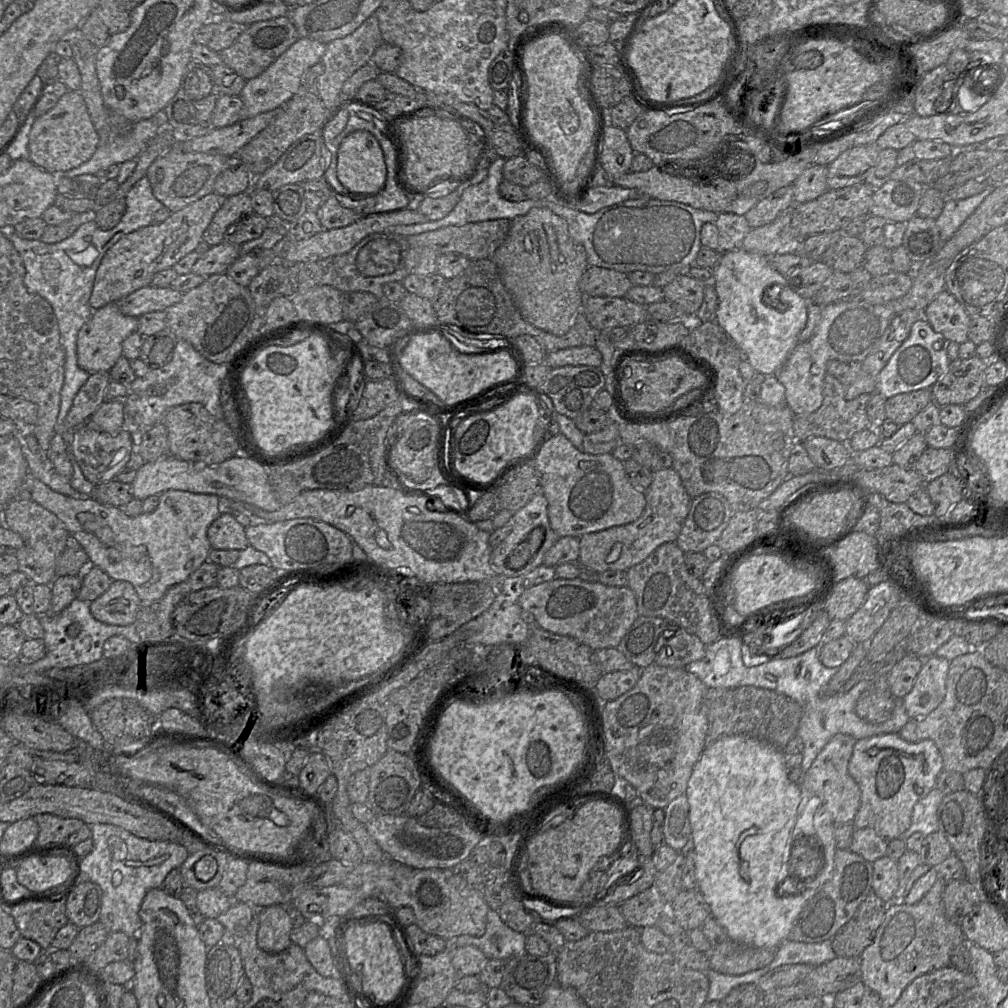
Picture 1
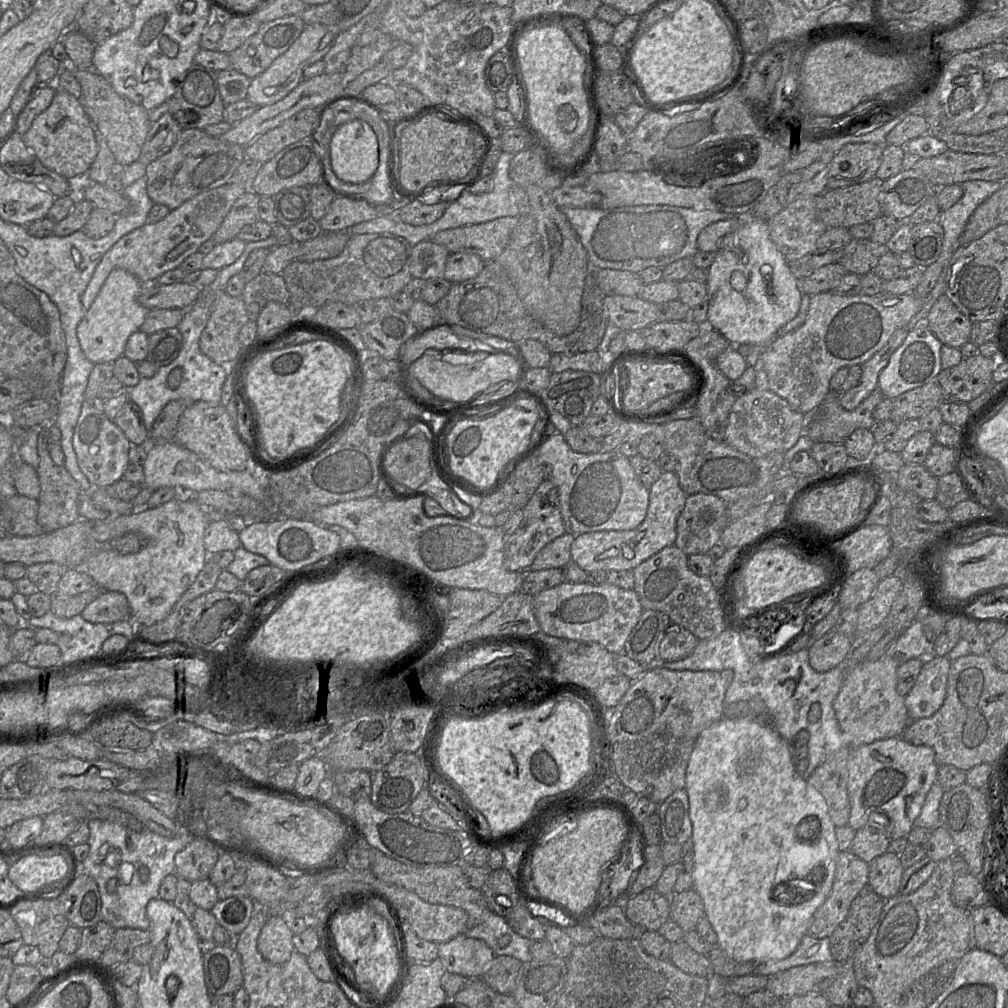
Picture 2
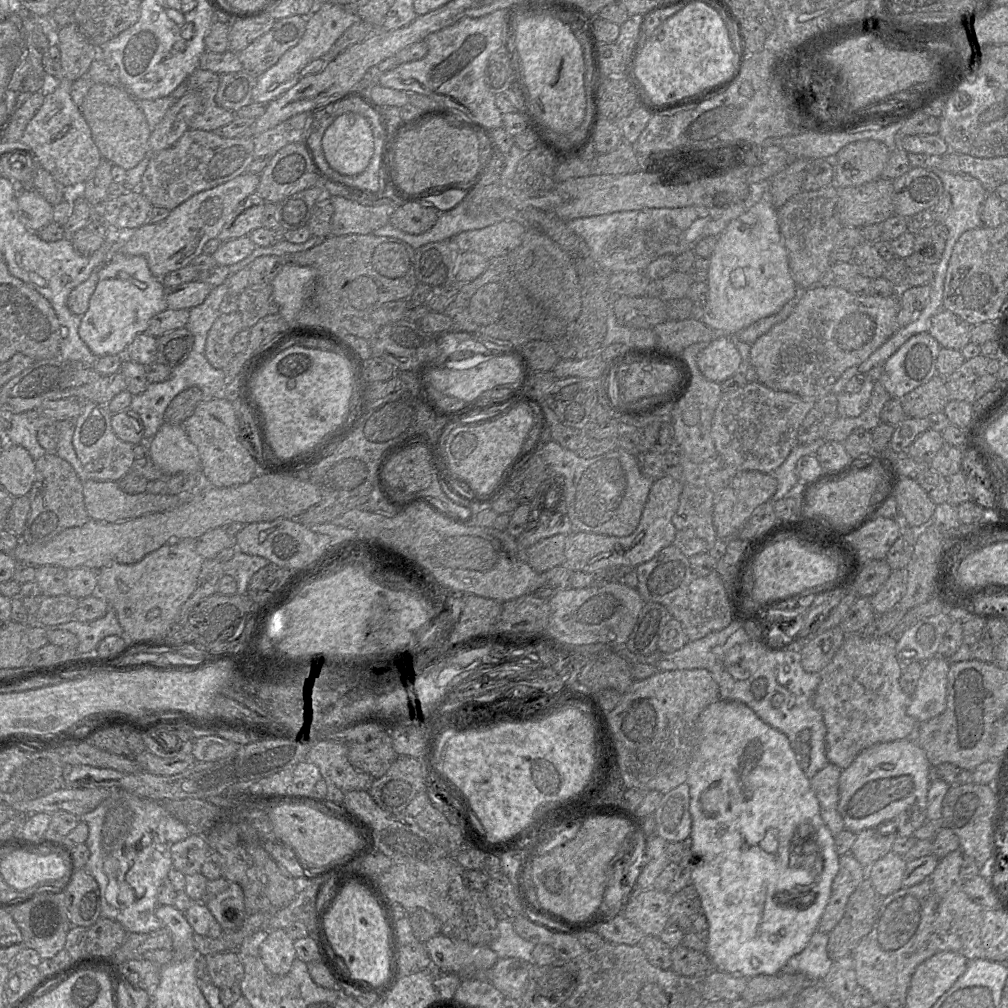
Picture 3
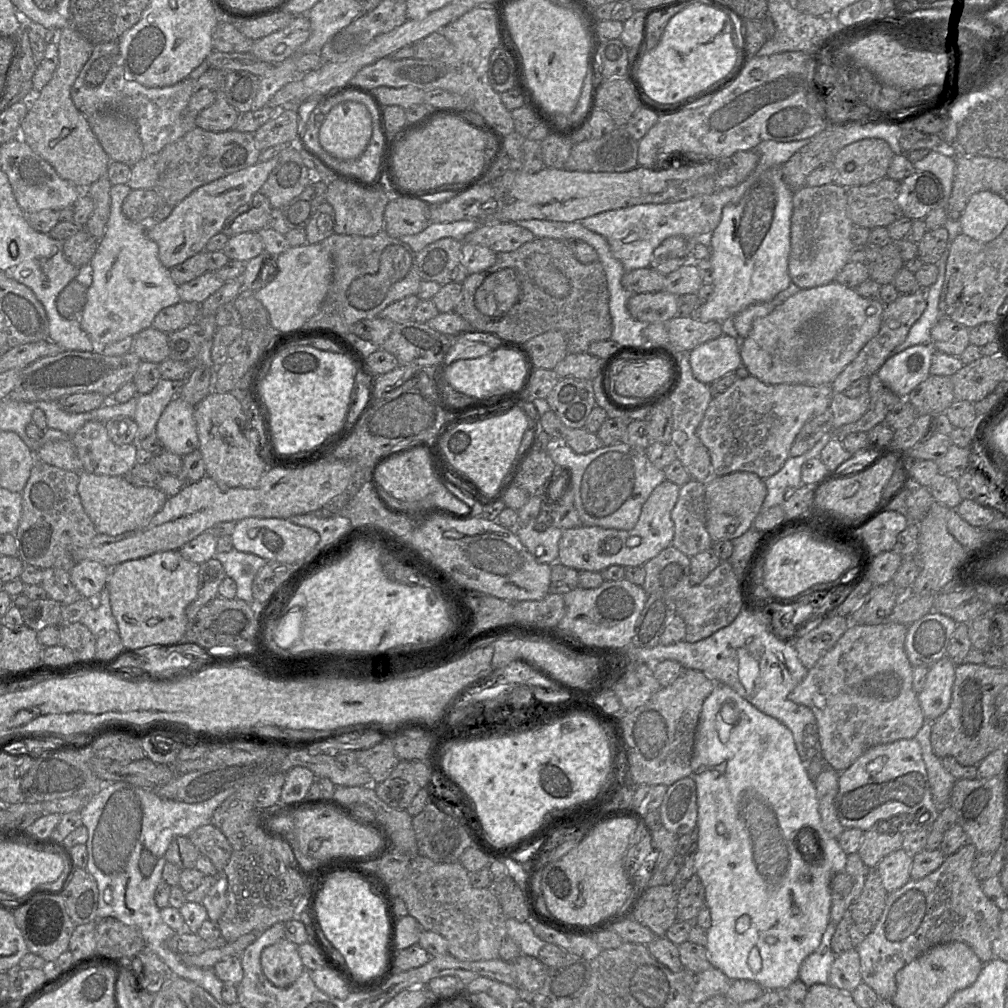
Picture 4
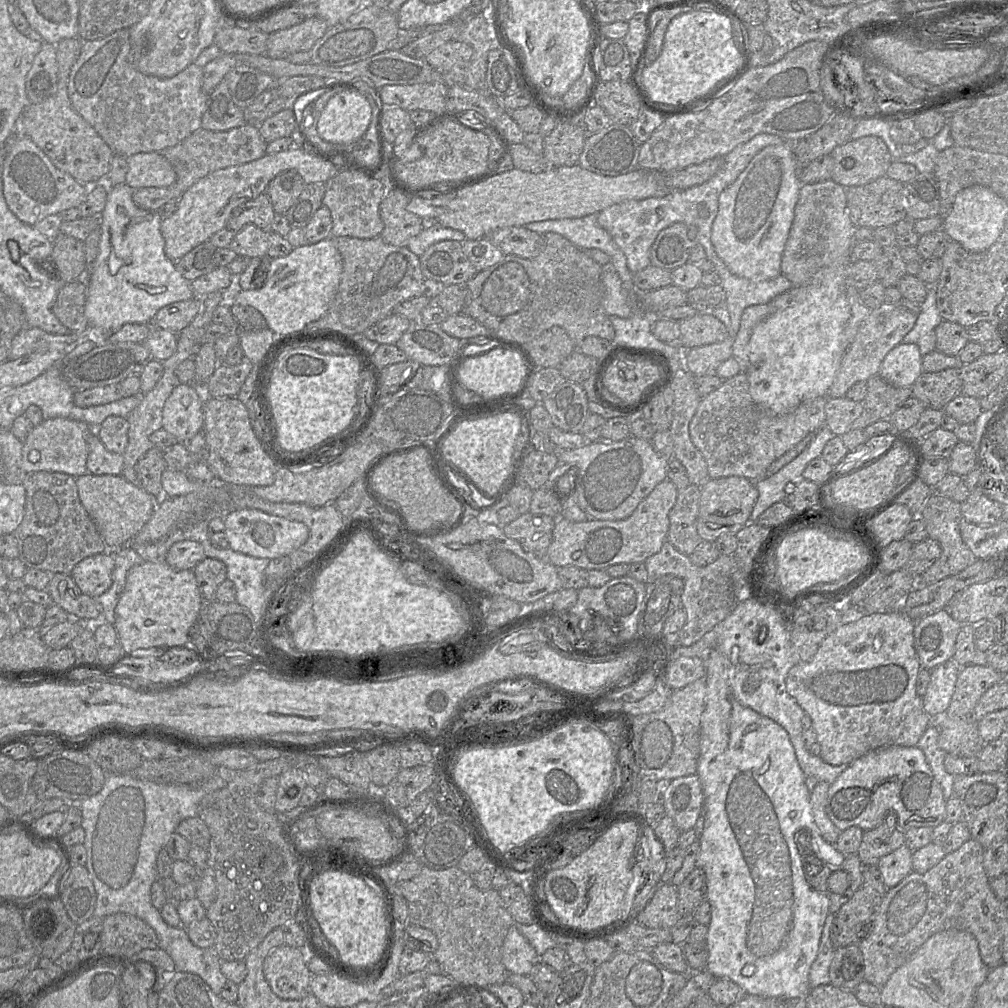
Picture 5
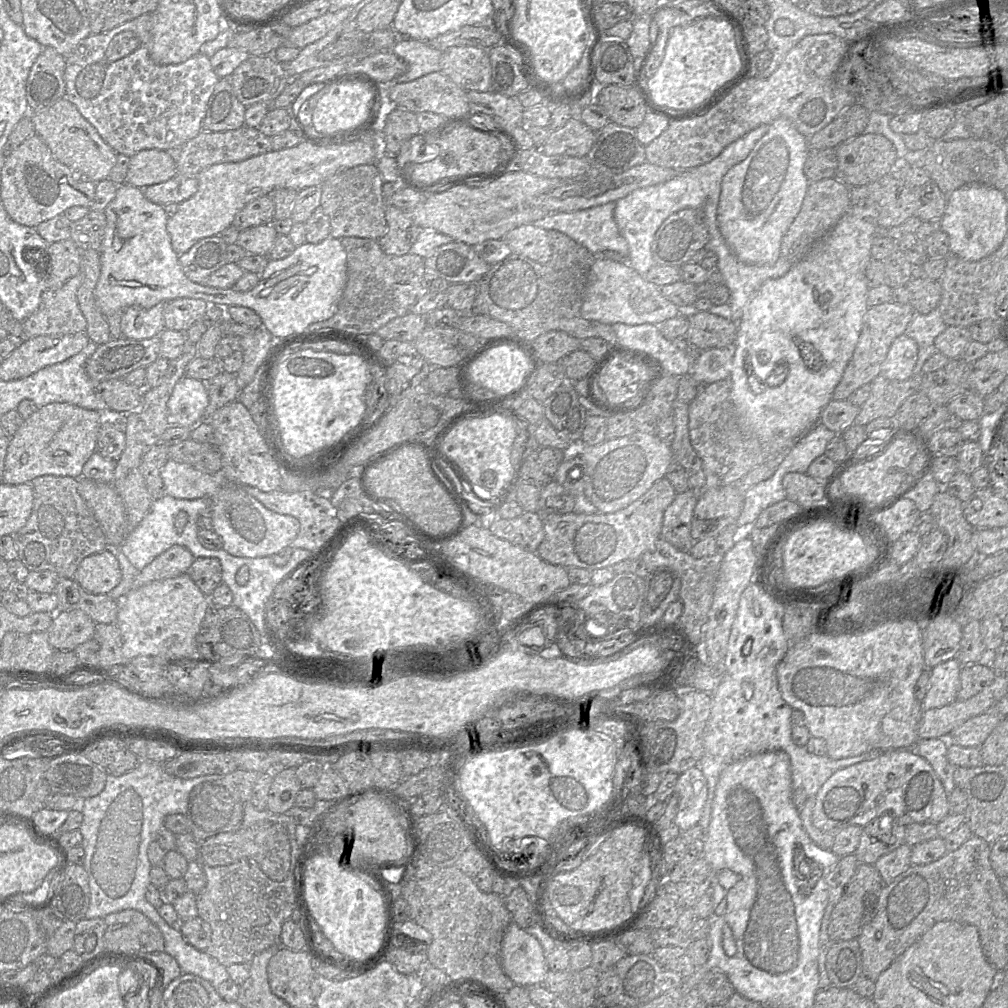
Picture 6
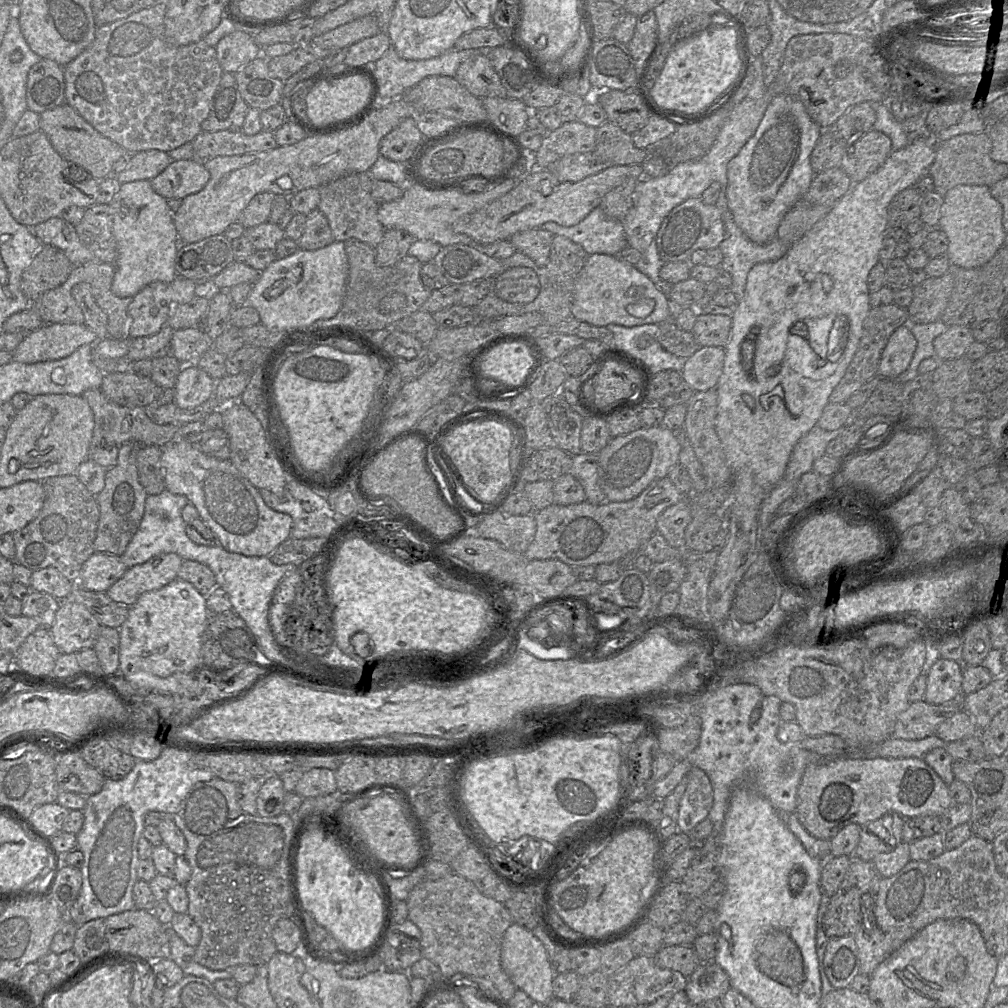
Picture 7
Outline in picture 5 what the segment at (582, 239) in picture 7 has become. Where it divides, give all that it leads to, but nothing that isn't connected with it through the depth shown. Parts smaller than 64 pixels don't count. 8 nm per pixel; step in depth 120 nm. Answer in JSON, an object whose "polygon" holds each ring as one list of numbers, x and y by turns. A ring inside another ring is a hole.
{"polygon":[[598,213,580,218,551,219,531,222,525,225,539,234,555,232,581,249,596,248,604,251,611,258,610,266,617,272,623,285,638,301,638,291,633,284,633,273,627,266,626,256,615,243,608,231,598,223]]}

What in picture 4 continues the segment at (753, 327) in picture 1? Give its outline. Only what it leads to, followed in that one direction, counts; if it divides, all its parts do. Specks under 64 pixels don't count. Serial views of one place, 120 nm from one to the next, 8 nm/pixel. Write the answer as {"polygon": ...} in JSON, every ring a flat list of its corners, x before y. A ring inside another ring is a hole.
{"polygon":[[771,167,758,174,754,183,737,203,724,206,721,220,710,241,710,261,713,272,713,299,701,305,689,316,700,322,733,318,736,314,755,303,772,300,792,283,788,273,788,258,791,241,791,217,793,195,785,183,781,167]]}

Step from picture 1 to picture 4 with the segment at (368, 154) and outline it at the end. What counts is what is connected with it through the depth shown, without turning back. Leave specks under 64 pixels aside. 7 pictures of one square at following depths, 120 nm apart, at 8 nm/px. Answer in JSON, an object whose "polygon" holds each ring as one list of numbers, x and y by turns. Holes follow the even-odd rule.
{"polygon":[[347,101,331,109,319,129,321,147,342,161,358,159,372,135,372,119,362,103]]}

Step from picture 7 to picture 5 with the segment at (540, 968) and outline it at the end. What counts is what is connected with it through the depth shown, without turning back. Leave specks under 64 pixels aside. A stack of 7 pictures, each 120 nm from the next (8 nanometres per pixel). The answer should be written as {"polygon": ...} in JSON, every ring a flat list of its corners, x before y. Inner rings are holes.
{"polygon":[[512,925,503,944,503,964,509,973,530,976,539,956,529,941]]}

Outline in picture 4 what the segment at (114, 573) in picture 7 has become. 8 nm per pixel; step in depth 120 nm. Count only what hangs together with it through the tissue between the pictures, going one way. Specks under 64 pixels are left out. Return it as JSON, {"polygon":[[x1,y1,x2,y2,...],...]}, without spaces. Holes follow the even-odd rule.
{"polygon":[[92,560,76,563,69,570,71,582,86,599,96,599,101,590,106,587,110,569]]}

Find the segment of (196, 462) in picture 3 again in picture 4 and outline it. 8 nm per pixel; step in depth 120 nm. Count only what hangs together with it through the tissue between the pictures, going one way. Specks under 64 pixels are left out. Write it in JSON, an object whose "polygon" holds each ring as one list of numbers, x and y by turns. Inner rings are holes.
{"polygon":[[179,396,166,406,155,427,163,449,183,457,199,448,194,407]]}

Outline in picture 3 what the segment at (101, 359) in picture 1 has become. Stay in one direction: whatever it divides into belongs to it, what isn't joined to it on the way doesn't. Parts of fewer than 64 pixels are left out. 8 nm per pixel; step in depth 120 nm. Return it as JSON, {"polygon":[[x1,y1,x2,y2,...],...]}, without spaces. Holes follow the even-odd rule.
{"polygon":[[113,253,98,270,99,279,89,300,87,311,81,318,79,336,96,357,105,355,124,355,127,346,134,338,145,333,150,320,161,311,168,309,164,296,165,286,161,278,155,277,144,256,129,256]]}

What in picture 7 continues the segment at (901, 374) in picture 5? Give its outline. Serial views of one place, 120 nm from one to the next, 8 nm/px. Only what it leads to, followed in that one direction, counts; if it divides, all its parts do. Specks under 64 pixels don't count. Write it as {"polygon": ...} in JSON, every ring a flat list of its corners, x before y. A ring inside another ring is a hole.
{"polygon":[[910,324,899,326,889,337,882,351,878,366,878,376,881,378,896,378,904,372,914,355,916,338,910,329]]}

